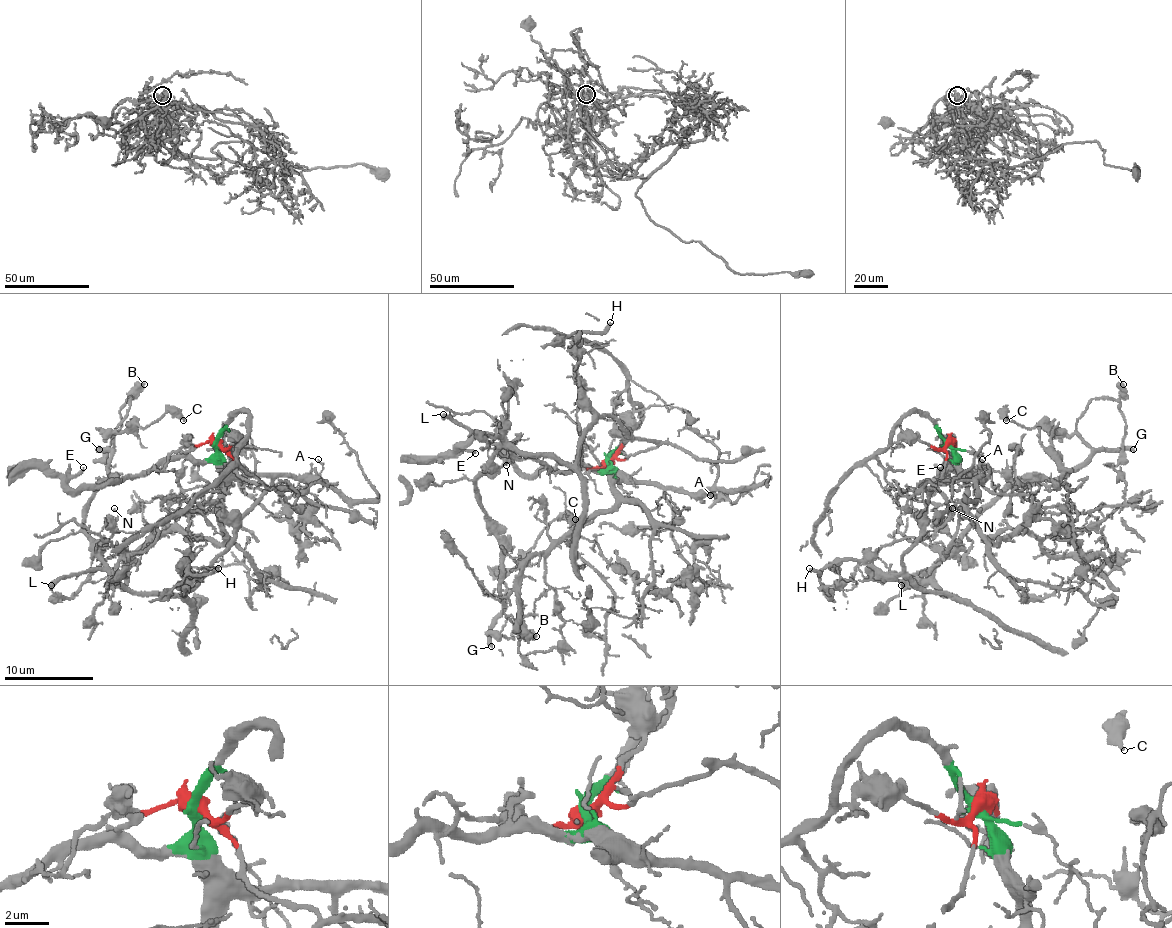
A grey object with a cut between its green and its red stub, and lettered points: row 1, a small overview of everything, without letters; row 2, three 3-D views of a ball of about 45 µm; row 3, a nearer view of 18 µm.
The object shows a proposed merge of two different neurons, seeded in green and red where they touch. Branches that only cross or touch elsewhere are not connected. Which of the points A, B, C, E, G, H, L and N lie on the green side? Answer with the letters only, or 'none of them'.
A, E

